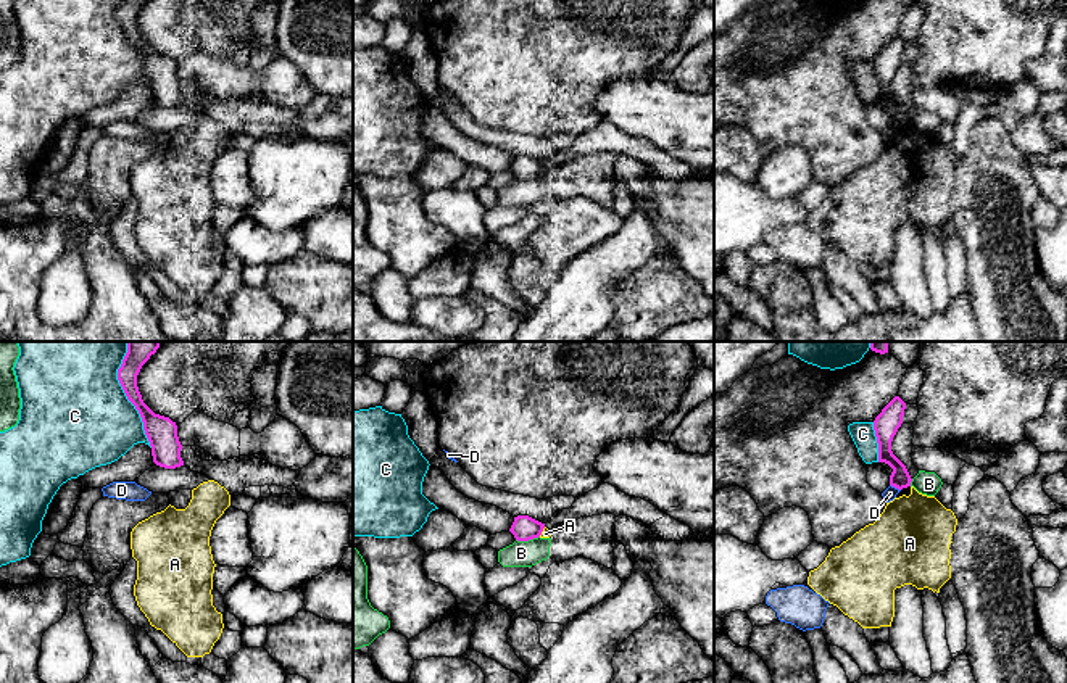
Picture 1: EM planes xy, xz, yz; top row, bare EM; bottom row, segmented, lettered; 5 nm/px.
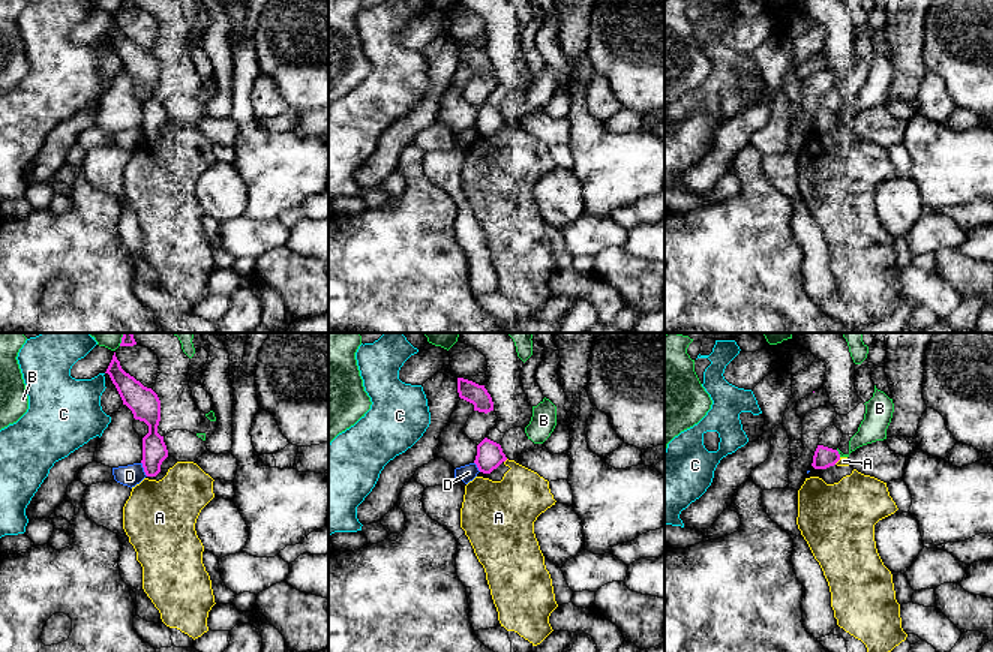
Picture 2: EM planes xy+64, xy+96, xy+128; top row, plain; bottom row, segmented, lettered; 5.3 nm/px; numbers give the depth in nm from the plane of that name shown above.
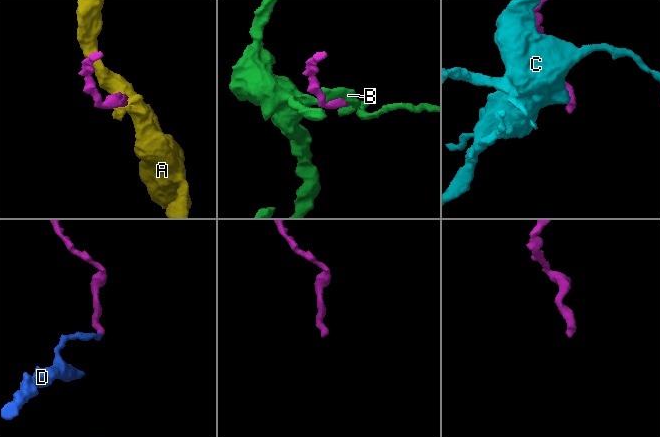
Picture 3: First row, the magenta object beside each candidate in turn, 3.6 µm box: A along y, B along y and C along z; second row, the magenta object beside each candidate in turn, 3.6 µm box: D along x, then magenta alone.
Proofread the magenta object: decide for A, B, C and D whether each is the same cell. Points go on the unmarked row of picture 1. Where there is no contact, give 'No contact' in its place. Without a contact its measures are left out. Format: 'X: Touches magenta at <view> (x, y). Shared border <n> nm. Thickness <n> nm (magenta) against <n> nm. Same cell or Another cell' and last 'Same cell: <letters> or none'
A: Touches magenta at xz (542, 169). Shared border 60 nm. Thickness 120 nm (magenta) against 50 nm. Another cell
B: Touches magenta at xz (527, 179). Shared border 120 nm. Thickness 120 nm (magenta) against 130 nm. Another cell
C: Touches magenta at xy (132, 42). Shared border 460 nm. Thickness 160 nm (magenta) against 480 nm. Another cell
D: Touches magenta at yz (895, 126). Shared border 70 nm. Thickness 100 nm (magenta) against 70 nm. Another cell
Same cell: none

